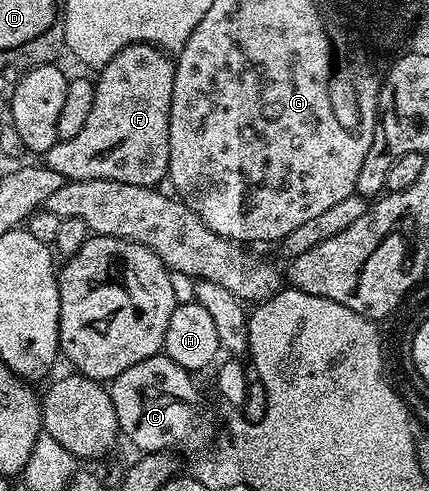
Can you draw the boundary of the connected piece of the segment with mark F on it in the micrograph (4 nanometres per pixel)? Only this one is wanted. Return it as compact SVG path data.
M129 44L120 50L97 73L96 98L88 113L88 122L73 138L59 140L44 154L45 167L56 170L68 182L71 180L111 180L132 182L132 186L153 188L167 179L170 170L170 103L174 85L175 61L161 48L152 44Z

